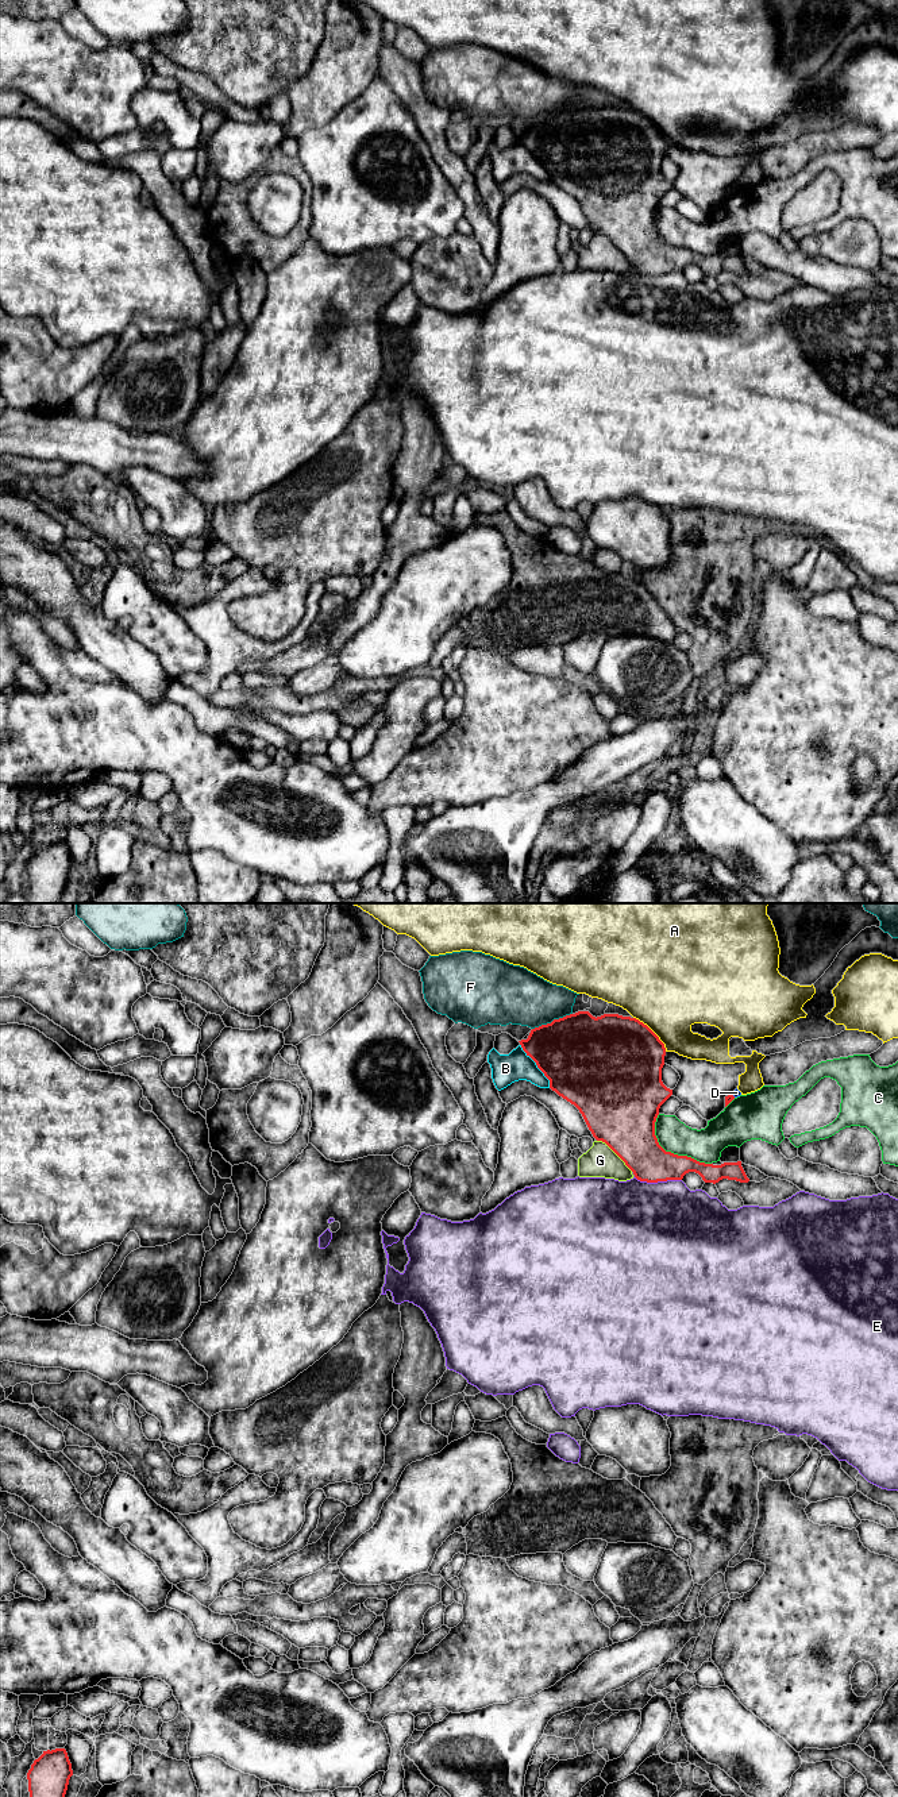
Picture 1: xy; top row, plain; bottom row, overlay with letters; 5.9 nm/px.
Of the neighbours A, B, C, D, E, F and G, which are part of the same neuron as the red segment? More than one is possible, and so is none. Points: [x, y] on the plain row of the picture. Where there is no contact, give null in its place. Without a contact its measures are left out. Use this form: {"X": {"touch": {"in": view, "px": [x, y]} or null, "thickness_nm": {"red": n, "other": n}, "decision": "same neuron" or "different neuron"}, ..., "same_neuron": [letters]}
{"A": {"touch": {"in": "xy", "px": [652, 124]}, "thickness_nm": {"red": 500, "other": 460}, "decision": "different neuron"}, "B": {"touch": {"in": "xy", "px": [536, 157]}, "thickness_nm": {"red": 460, "other": 180}, "decision": "different neuron"}, "C": {"touch": {"in": "xy", "px": [670, 245]}, "thickness_nm": {"red": 280, "other": 200}, "decision": "different neuron"}, "D": {"touch": {"in": "xy", "px": [732, 188]}, "thickness_nm": {"red": 50, "other": 50}, "decision": "different neuron"}, "E": {"touch": {"in": "xy", "px": [658, 273]}, "thickness_nm": {"red": 240, "other": 480}, "decision": "different neuron"}, "F": {"touch": {"in": "xy", "px": [552, 114]}, "thickness_nm": {"red": 480, "other": 340}, "decision": "different neuron"}, "G": {"touch": {"in": "xy", "px": [615, 245]}, "thickness_nm": {"red": 420, "other": 190}, "decision": "different neuron"}, "same_neuron": []}

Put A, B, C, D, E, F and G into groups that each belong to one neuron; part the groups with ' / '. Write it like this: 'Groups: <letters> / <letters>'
Groups: A / B / C / D / E / F / G

